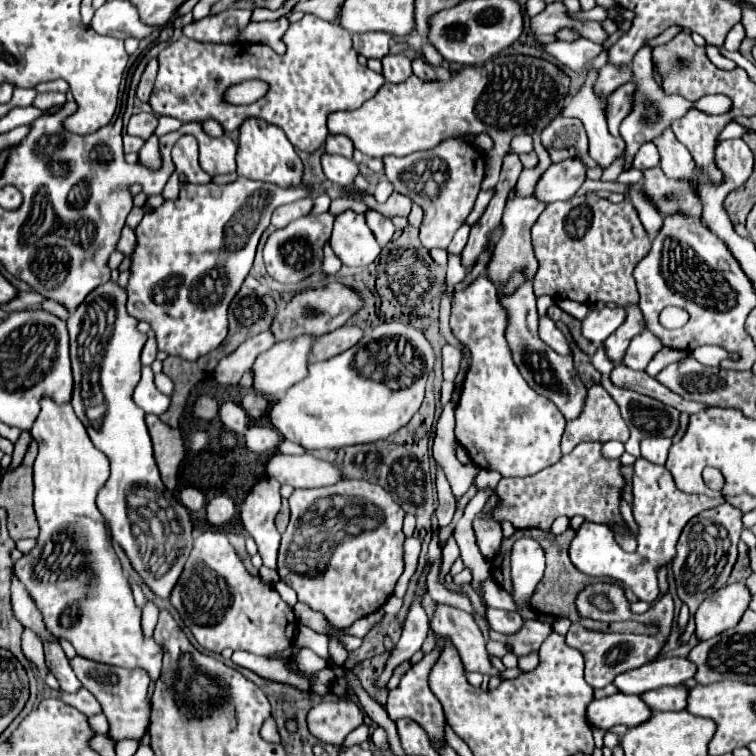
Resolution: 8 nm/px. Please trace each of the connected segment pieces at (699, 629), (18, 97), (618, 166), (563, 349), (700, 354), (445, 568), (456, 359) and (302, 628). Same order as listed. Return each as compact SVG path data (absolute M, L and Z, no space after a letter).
M734 582L714 596L708 596L696 612L696 636L698 640L708 640L738 624L742 614L750 604L750 590L744 582Z
M15 88L12 99L6 103L8 104L8 110L4 112L4 116L15 106L27 107L32 105L36 95L37 92L34 88Z
M624 154L610 166L610 168L606 168L604 170L604 174L602 174L602 180L616 180L620 174L622 174L622 164L624 164Z
M542 316L542 318L540 318L540 338L542 338L552 350L556 350L558 354L562 354L562 356L572 356L572 350L570 350L568 340L564 338L564 334L556 328L556 324L554 324L548 316Z
M715 345L700 346L700 348L696 348L696 350L692 352L692 356L694 356L700 364L704 364L704 366L720 366L722 360L733 358L732 354L726 350L722 350L722 348L716 348Z
M453 535L446 541L442 549L442 556L443 563L441 573L439 574L440 579L445 578L446 574L450 572L453 562L460 556L460 550Z
M446 344L442 348L442 362L444 362L444 380L454 381L454 378L458 376L460 372L460 360L462 360L462 354L458 348Z
M299 624L297 627L295 644L297 644L300 648L311 649L317 655L325 659L330 665L332 660L330 659L328 652L328 640L329 638L327 636L317 633L305 625Z

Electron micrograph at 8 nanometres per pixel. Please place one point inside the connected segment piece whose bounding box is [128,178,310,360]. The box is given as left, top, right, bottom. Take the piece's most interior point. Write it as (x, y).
(195, 236)

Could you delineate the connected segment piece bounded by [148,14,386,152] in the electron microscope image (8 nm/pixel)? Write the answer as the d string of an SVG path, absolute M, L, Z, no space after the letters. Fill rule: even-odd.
M306 14L300 22L290 24L284 34L284 44L286 54L278 56L264 44L214 44L180 36L158 56L160 70L148 104L154 114L174 116L182 122L204 122L214 118L226 132L238 130L246 118L256 116L282 128L298 150L314 152L328 136L328 116L338 110L360 108L386 80L382 74L358 62L350 32L318 16ZM244 80L264 80L270 84L270 90L250 106L226 104L222 100L226 88Z

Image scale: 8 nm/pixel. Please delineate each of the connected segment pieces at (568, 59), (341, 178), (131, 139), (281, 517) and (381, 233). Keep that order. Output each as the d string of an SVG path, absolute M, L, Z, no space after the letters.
M578 38L574 42L558 40L550 44L542 44L542 46L546 48L546 52L550 52L558 60L562 68L568 68L577 73L580 73L580 70L586 66L586 62L594 60L602 50L600 44L594 44L586 38Z
M328 152L322 154L322 168L324 168L326 178L336 182L336 184L340 184L340 186L352 184L354 176L358 174L356 162L348 160L348 158L342 158L342 156L328 154Z
M128 134L123 136L123 148L125 153L138 153L140 148L142 148L142 144L144 144L144 140L140 140L140 138L136 138L136 136L130 136Z
M283 499L280 512L278 512L278 516L276 516L276 528L278 528L280 532L284 532L284 530L286 530L289 518L290 518L290 508L288 500Z
M366 210L364 216L366 216L368 226L370 226L370 230L374 232L376 240L380 242L380 246L386 246L386 242L388 242L388 240L392 238L392 234L394 234L394 224L390 222L390 218L382 216L382 214L376 212L376 210Z

